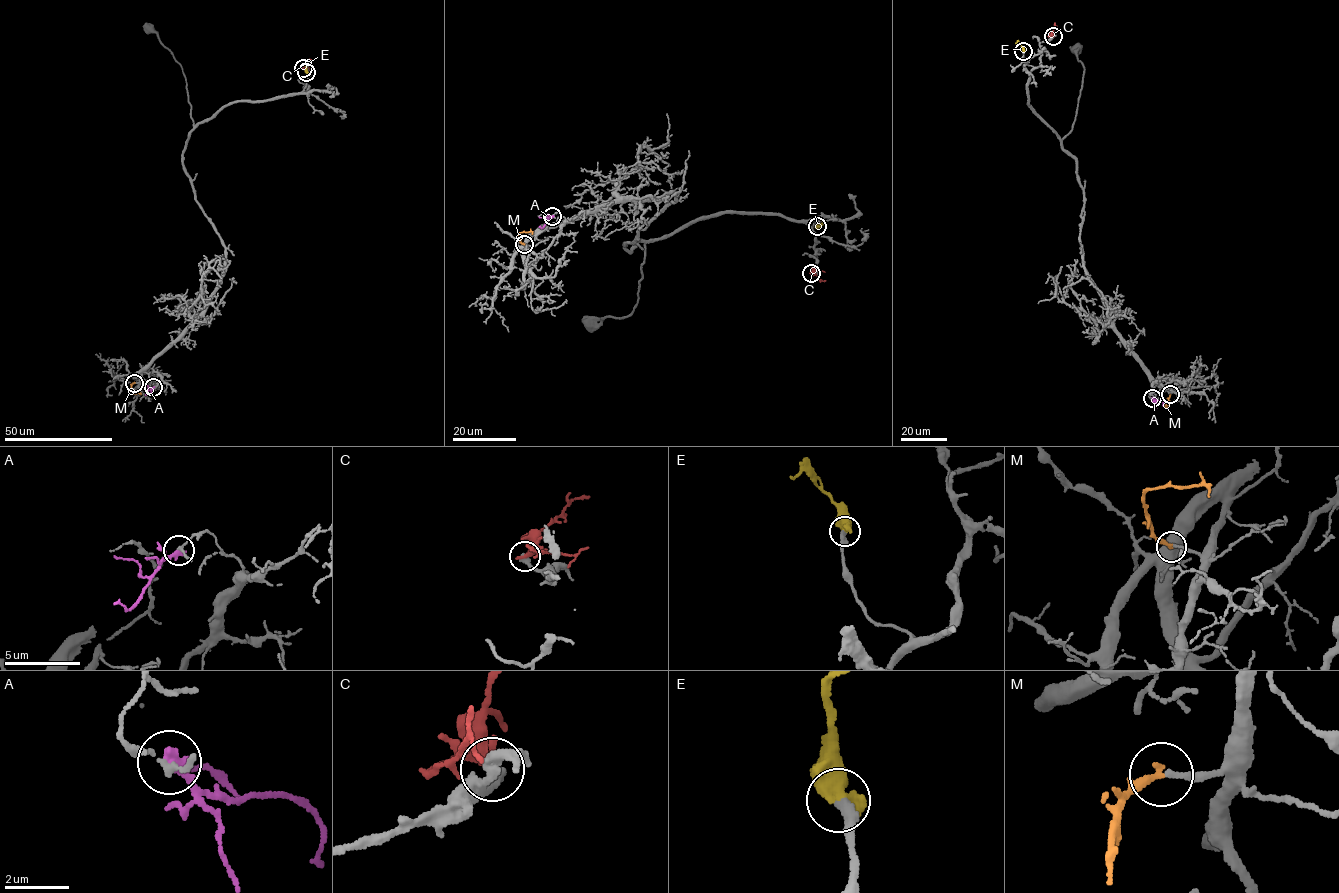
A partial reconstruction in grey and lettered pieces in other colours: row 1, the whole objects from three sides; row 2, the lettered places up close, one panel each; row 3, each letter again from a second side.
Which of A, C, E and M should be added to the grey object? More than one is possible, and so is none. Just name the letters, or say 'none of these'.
E, M

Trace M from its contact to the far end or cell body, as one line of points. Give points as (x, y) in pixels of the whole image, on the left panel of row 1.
M: (134, 382), (131, 392), (141, 394)

